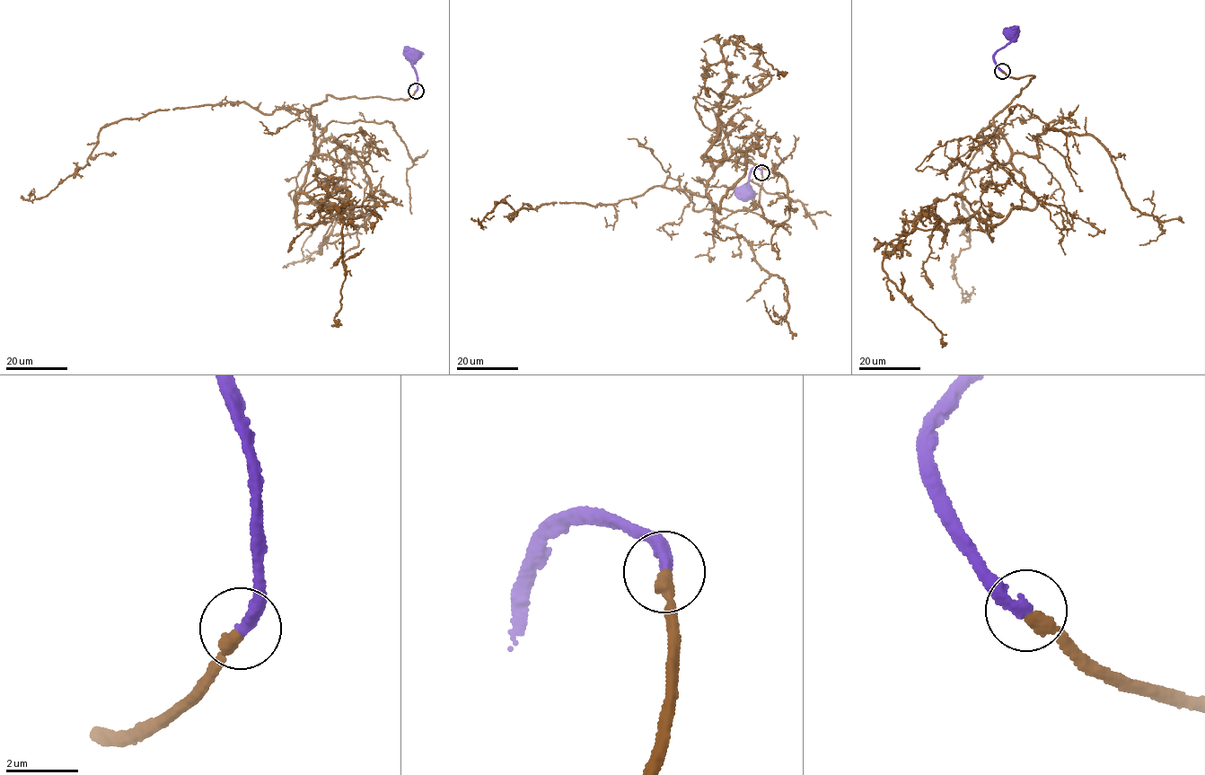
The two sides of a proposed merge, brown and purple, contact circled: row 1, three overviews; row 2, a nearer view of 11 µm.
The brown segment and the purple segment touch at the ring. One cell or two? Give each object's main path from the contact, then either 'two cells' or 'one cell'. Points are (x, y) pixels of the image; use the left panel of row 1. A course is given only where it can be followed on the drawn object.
brown via (416, 91), (311, 107), (296, 204), (332, 218), (298, 224), (301, 192), (349, 195), (331, 326) | purple via (416, 90), (417, 73), (411, 66), (414, 59), (410, 54) | one cell

